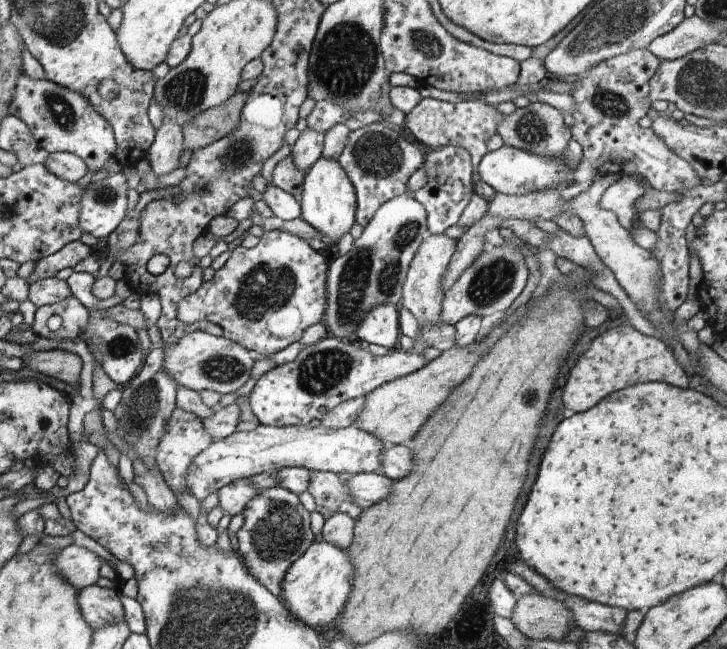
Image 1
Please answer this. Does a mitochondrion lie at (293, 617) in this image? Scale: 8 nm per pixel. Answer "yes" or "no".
no

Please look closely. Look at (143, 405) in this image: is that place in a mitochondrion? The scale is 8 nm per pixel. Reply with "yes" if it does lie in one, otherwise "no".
yes

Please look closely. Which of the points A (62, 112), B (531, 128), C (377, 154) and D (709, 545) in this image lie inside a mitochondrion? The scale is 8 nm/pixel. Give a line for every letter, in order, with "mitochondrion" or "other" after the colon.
A: mitochondrion
B: mitochondrion
C: mitochondrion
D: other

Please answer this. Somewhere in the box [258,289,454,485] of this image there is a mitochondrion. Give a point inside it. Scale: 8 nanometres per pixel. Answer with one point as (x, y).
(320, 374)

